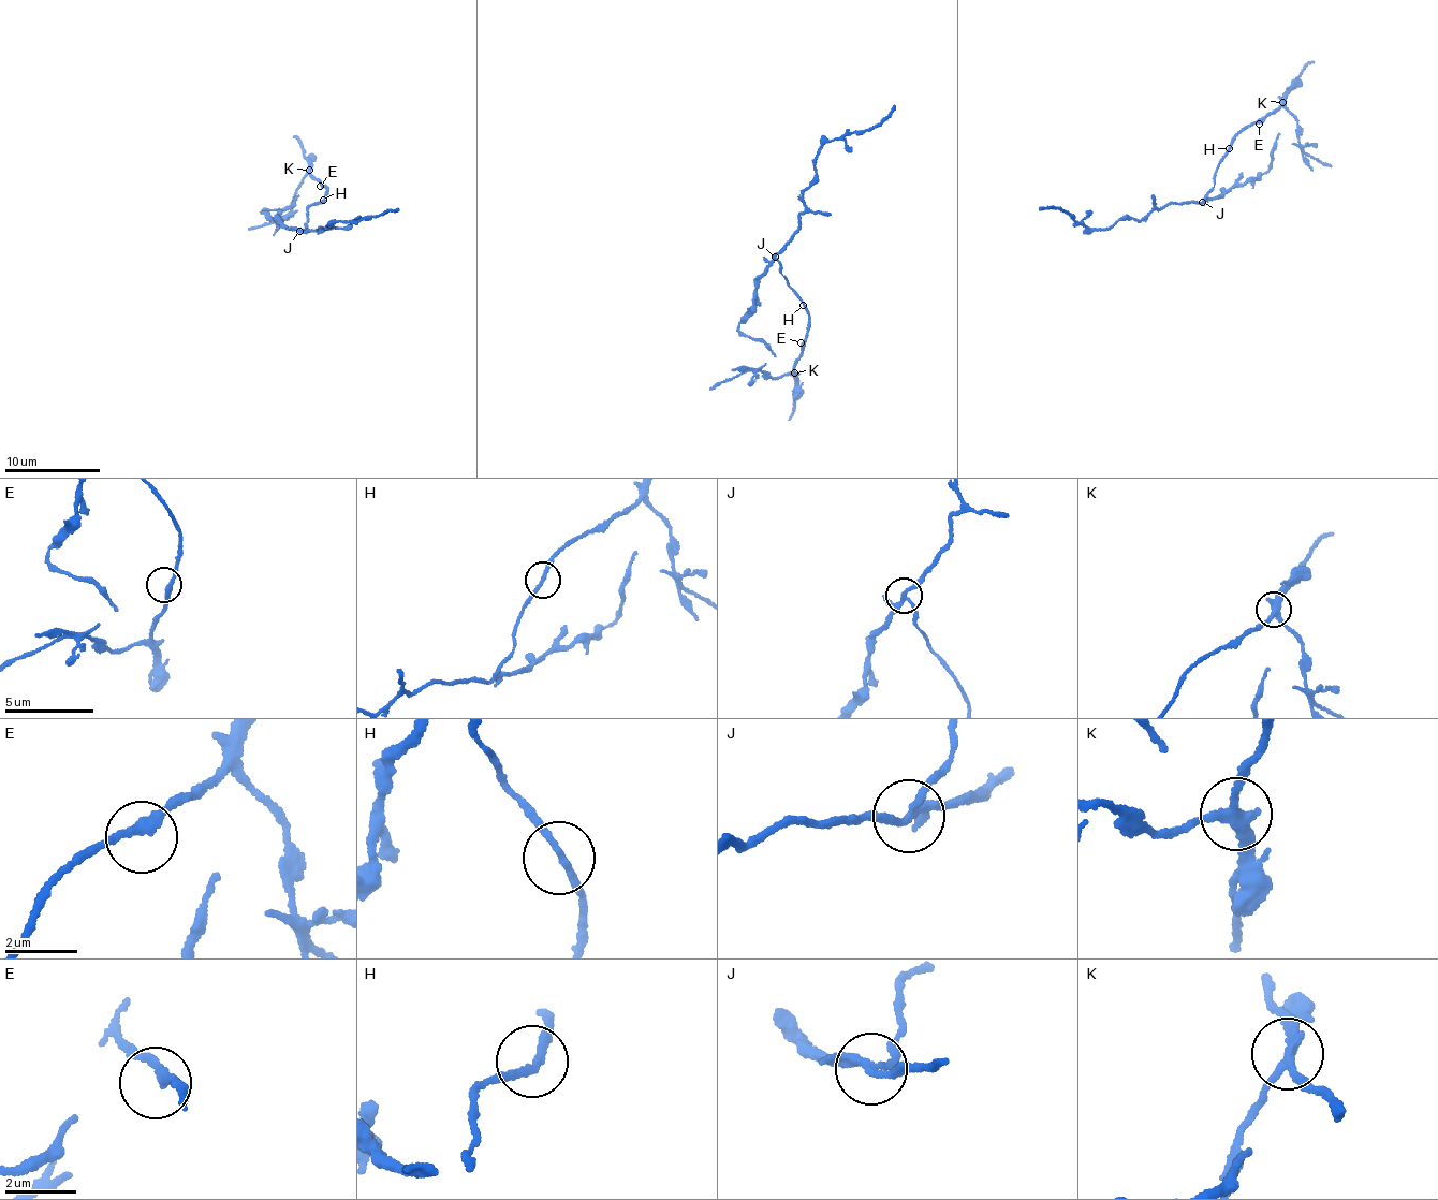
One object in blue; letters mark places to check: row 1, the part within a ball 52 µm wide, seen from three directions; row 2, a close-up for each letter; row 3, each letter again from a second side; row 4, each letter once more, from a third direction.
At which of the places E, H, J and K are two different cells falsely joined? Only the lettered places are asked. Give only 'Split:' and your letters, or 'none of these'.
Split: J, K

